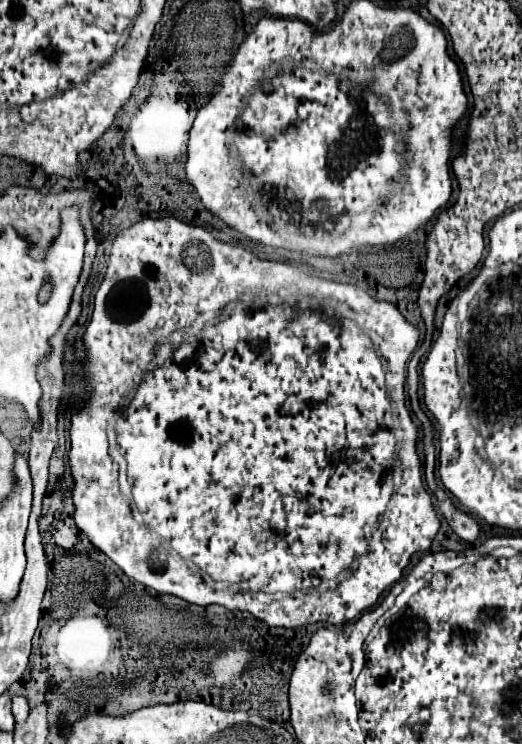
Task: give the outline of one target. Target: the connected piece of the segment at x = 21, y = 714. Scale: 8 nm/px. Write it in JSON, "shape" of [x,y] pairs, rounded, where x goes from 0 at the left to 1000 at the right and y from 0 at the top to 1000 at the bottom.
{"shape":[[[25,935],[25,962],[33,970],[48,970],[56,962],[56,946],[48,935]]]}

